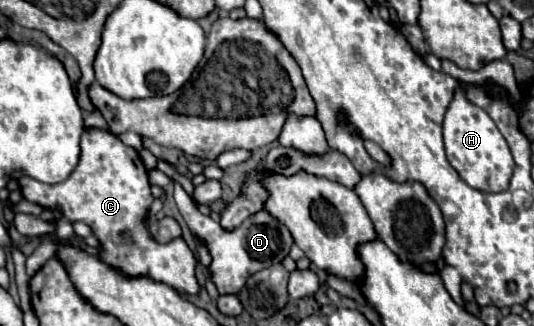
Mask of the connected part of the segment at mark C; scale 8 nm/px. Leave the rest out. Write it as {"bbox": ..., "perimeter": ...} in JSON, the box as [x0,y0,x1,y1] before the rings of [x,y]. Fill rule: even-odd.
{"bbox":[19,129,201,295],"perimeter":[[[85,129],[81,135],[81,157],[75,171],[57,185],[41,183],[33,177],[19,179],[21,193],[27,201],[49,211],[59,211],[67,221],[81,221],[91,227],[101,241],[99,259],[127,277],[149,277],[165,283],[183,295],[199,295],[201,285],[195,277],[197,259],[183,239],[157,243],[147,229],[147,211],[153,203],[147,169],[139,153],[127,147],[117,135],[105,129]],[[123,237],[135,237],[131,245],[123,245]]]}

